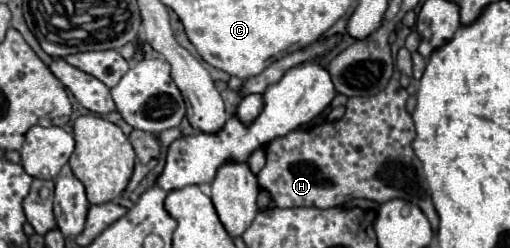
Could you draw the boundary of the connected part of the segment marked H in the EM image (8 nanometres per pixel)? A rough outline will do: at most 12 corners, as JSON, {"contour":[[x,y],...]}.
{"contour":[[408,93],[266,147],[268,207],[406,199],[438,215]]}

